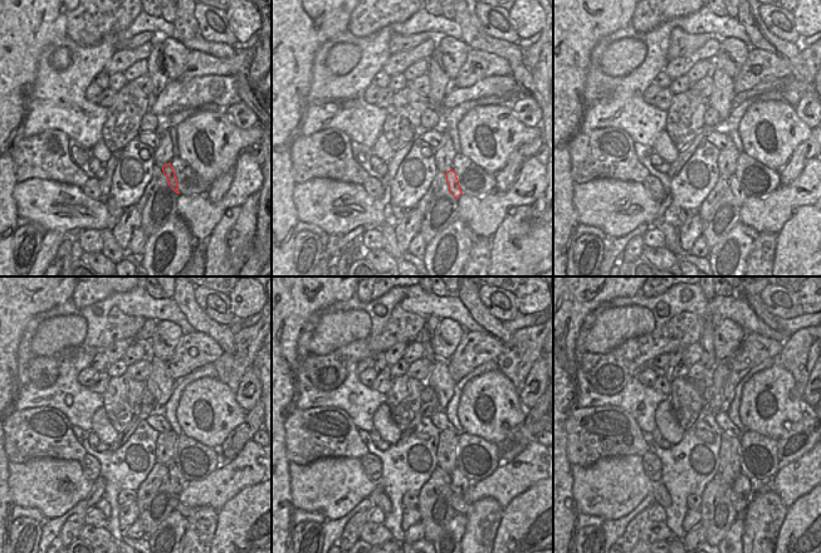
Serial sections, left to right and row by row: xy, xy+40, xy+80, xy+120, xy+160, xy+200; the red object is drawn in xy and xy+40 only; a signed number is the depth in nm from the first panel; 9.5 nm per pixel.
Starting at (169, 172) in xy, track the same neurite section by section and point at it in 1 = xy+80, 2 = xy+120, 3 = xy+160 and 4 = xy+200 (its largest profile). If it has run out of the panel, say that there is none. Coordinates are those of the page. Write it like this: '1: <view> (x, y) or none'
1: xy+80 (738, 192)
2: xy+120 (176, 480)
3: xy+160 (459, 484)
4: xy+200 (744, 488)

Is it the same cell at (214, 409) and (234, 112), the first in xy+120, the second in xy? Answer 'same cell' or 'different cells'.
different cells

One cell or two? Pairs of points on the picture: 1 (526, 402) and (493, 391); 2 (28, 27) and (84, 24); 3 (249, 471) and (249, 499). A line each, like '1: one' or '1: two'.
1: two
2: two
3: two

